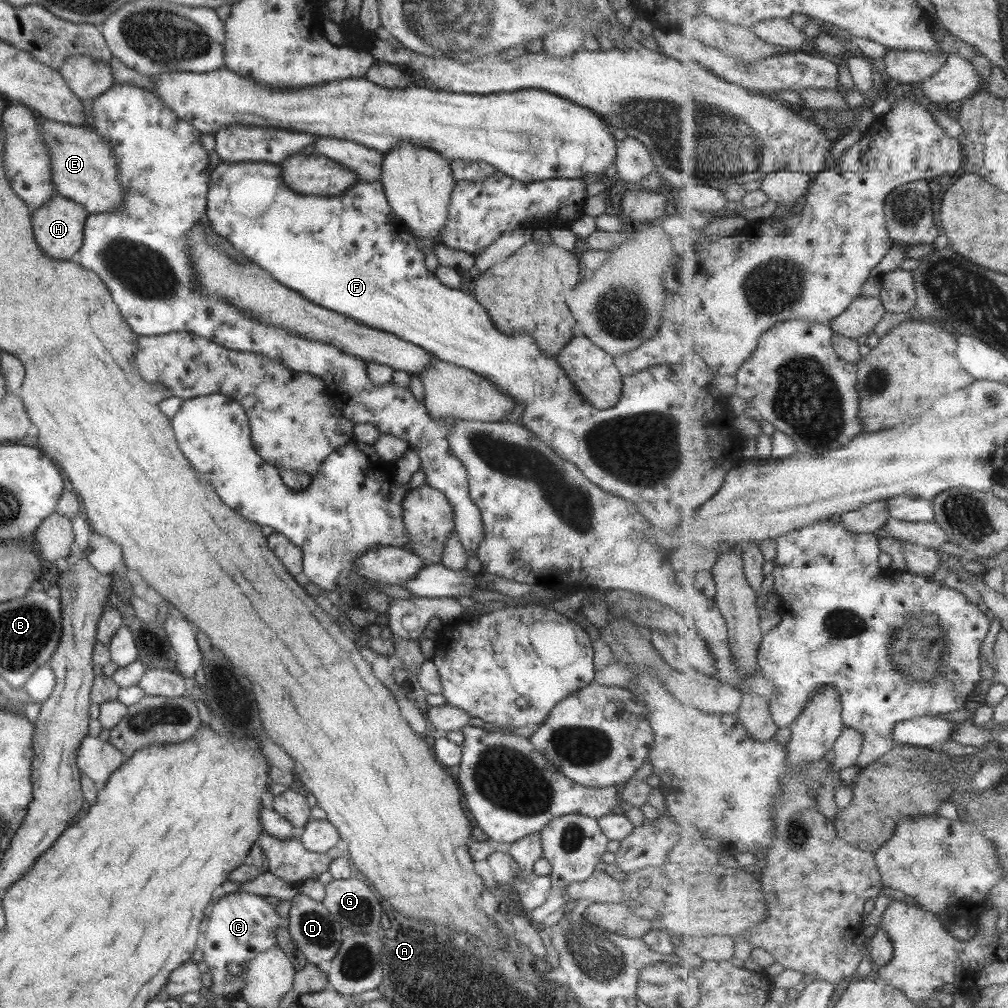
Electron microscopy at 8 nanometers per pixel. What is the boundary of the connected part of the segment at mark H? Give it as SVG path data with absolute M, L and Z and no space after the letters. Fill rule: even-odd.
M53 193L47 202L41 203L41 206L30 213L32 234L38 248L41 248L43 254L47 254L51 258L70 261L82 246L84 222L88 215L88 212L81 205Z

